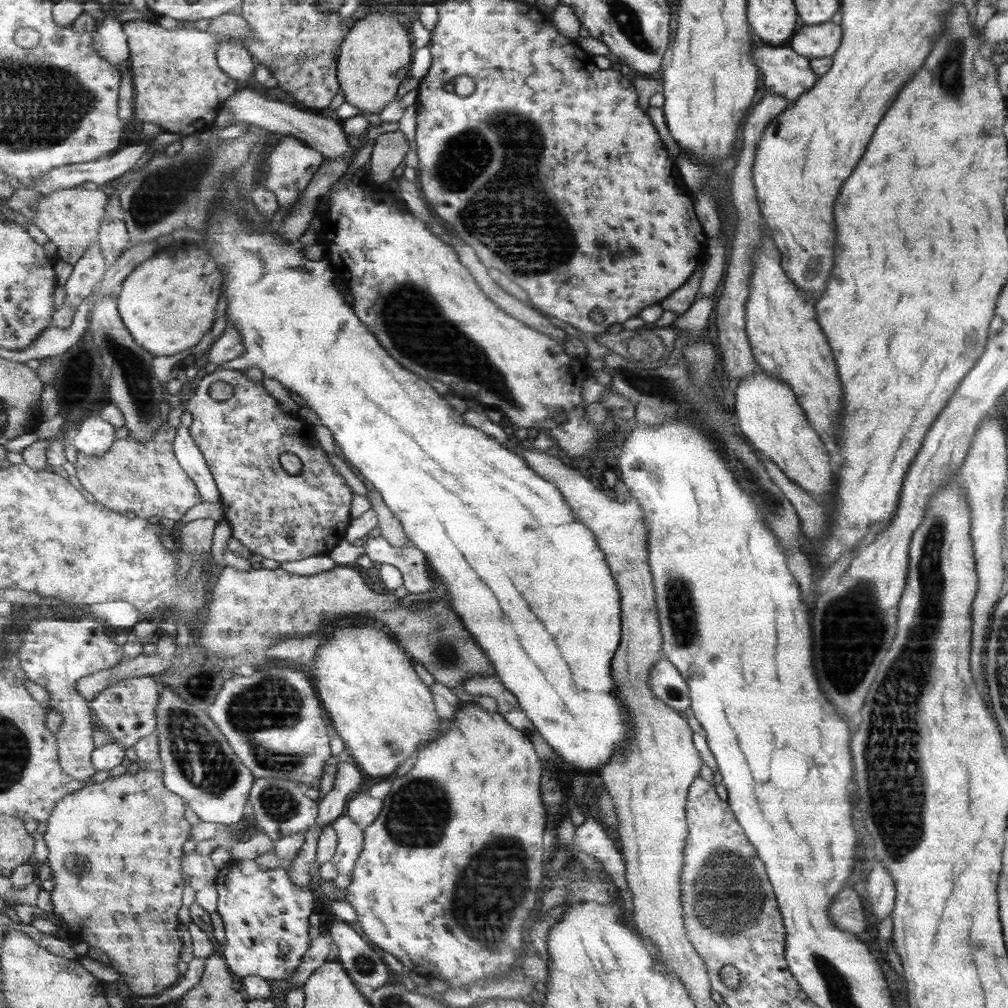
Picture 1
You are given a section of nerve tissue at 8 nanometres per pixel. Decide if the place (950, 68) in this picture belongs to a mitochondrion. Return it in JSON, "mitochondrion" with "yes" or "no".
{"mitochondrion":"yes"}

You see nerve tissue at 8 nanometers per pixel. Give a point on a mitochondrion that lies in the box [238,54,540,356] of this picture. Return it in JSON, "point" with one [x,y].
{"point":[398,293]}

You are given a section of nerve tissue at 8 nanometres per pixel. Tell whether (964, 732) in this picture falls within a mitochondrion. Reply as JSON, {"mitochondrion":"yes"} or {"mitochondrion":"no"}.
{"mitochondrion":"no"}

